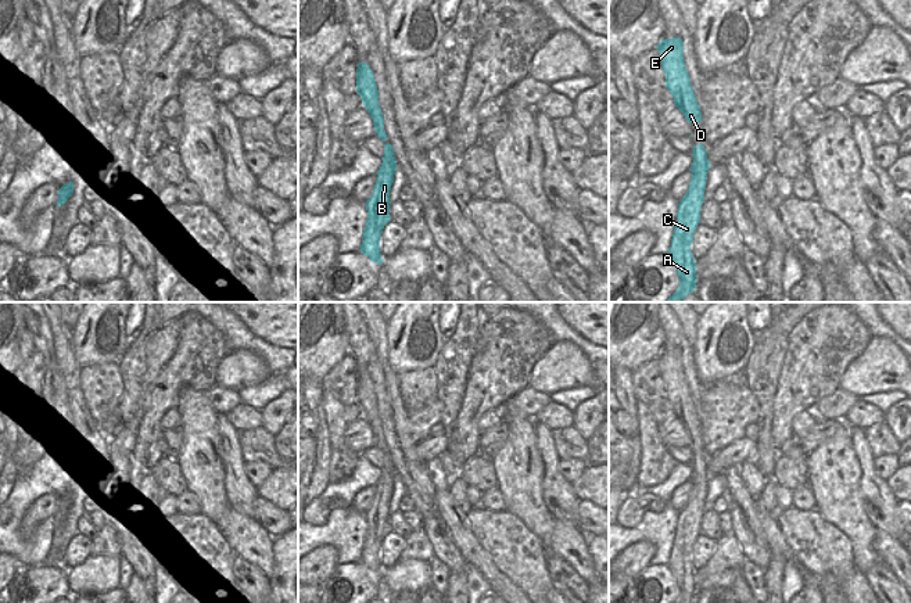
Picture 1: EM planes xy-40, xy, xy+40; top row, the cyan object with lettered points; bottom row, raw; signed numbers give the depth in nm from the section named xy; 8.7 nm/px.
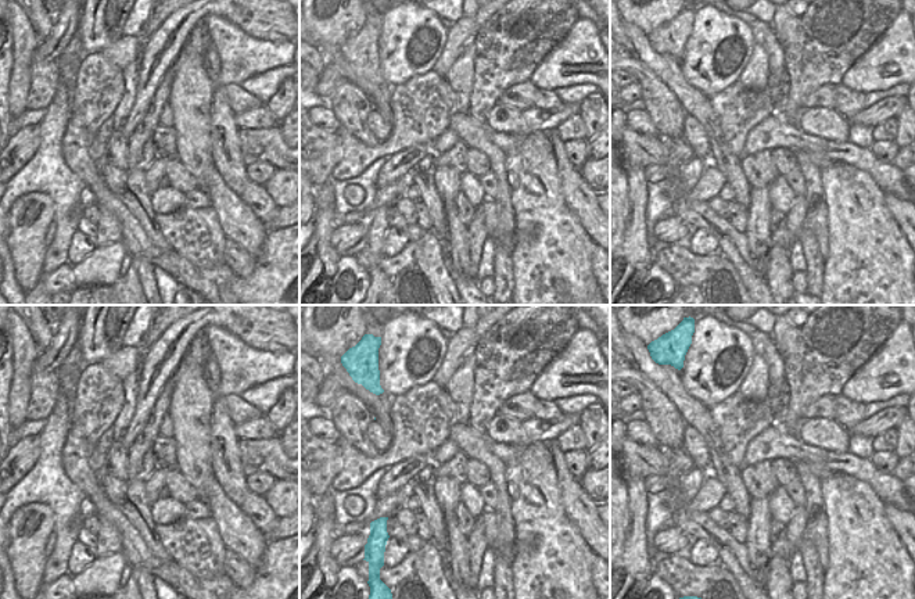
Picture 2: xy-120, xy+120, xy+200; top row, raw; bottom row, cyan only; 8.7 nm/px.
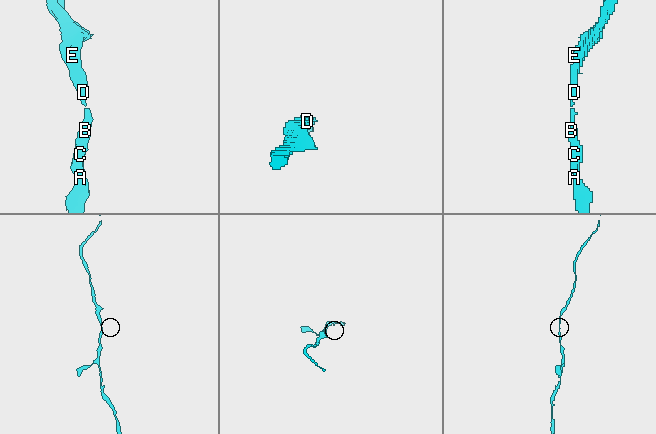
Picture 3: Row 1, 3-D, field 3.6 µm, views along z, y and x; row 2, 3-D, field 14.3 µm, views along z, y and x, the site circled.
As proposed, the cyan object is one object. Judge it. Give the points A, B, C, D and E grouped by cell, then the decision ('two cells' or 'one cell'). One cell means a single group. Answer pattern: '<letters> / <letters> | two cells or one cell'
A B C D E | one cell

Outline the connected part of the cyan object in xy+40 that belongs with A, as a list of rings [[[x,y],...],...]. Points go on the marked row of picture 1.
[[[693,144],[692,179],[689,189],[678,204],[677,222],[674,225],[668,258],[677,269],[679,287],[666,302],[681,302],[696,288],[696,263],[691,252],[693,233],[700,223],[700,209],[704,202],[704,189],[710,162],[703,144]]]

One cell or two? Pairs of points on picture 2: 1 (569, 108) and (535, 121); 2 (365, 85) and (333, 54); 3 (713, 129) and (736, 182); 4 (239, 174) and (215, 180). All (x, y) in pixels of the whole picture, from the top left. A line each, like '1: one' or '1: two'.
1: one
2: one
3: one
4: two

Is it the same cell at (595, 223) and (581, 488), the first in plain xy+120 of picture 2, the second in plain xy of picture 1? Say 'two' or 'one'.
two

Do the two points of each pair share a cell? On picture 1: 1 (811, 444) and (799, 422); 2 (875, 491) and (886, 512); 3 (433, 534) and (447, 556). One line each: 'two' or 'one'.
1: two
2: one
3: one

